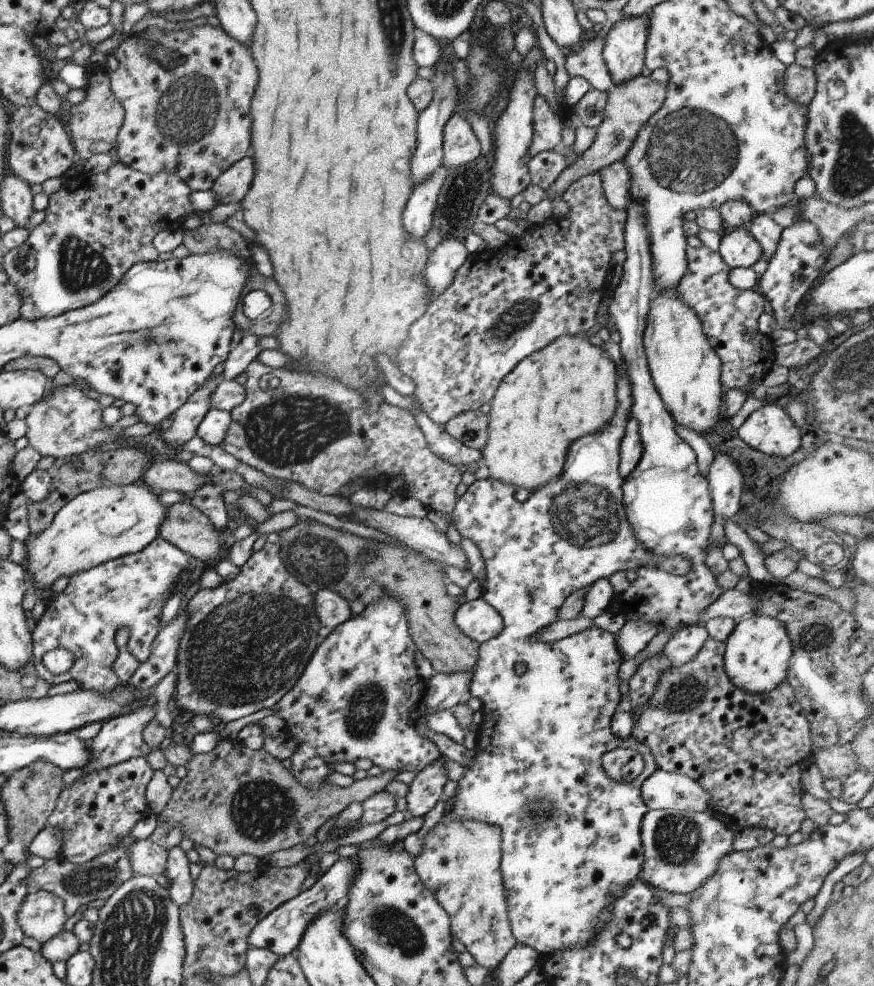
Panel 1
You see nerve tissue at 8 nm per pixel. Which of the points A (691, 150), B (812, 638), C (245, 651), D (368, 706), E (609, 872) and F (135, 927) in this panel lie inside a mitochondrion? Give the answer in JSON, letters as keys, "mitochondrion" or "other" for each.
{"A":"mitochondrion","B":"mitochondrion","C":"mitochondrion","D":"mitochondrion","E":"other","F":"mitochondrion"}

